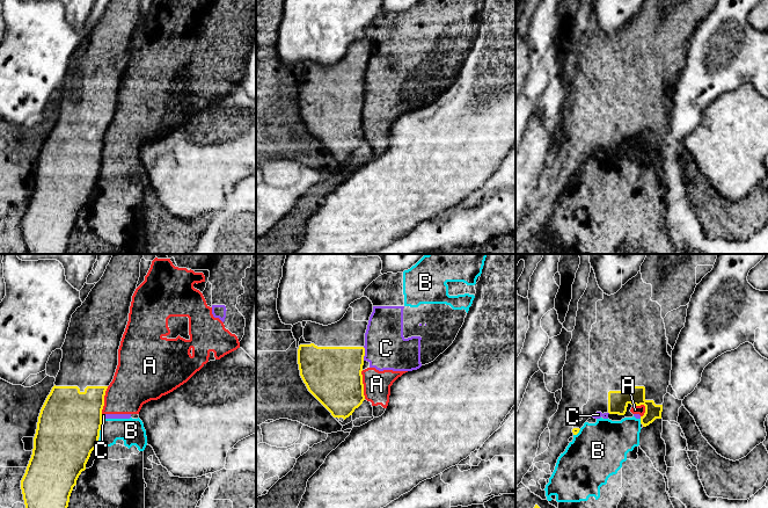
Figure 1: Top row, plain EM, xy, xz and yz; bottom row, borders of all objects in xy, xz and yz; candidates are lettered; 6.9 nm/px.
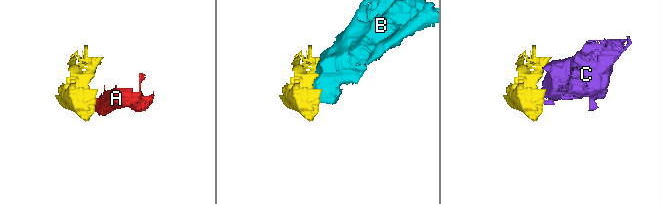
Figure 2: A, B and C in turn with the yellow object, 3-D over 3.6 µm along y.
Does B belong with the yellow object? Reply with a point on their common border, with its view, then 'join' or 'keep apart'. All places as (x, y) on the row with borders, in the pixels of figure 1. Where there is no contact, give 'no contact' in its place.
contact xy (99, 433); keep apart

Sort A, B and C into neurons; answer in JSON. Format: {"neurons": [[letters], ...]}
{"neurons": [["A", "B", "C"]]}

